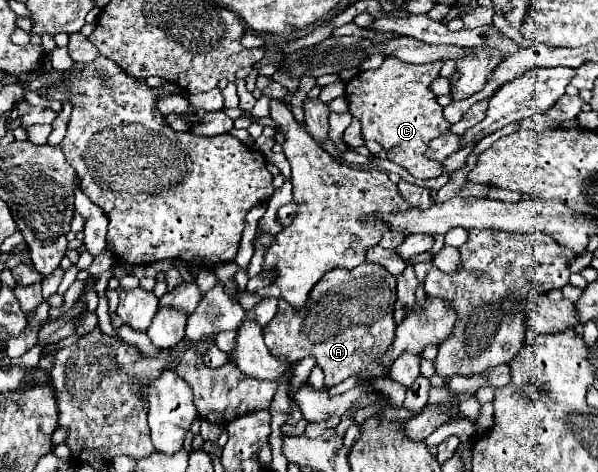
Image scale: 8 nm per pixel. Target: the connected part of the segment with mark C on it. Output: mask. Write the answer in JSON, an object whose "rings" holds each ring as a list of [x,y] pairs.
{"rings":[[[384,58],[378,70],[358,72],[346,84],[348,112],[360,120],[364,140],[378,142],[384,150],[390,152],[390,160],[408,168],[414,178],[438,178],[444,172],[444,164],[428,160],[424,152],[434,138],[440,138],[450,130],[450,124],[442,116],[442,106],[436,102],[436,96],[428,90],[430,82],[438,78],[438,72],[444,62],[434,64],[406,64],[396,58]]]}

